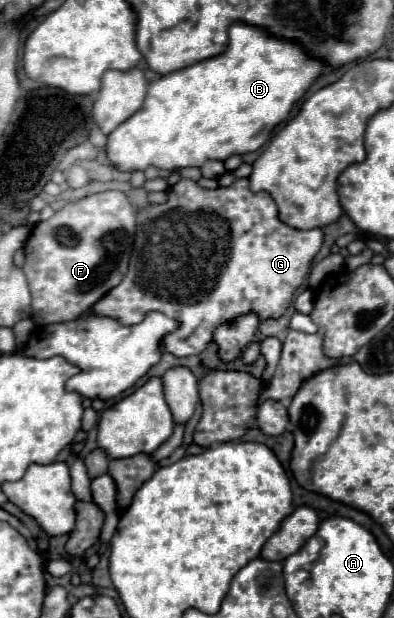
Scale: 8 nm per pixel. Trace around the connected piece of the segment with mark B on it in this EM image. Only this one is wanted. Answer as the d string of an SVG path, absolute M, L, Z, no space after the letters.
M237 22L229 28L229 46L223 54L161 76L149 84L143 108L107 136L107 160L121 172L143 172L149 166L175 170L201 166L205 160L223 162L233 154L243 156L255 152L267 142L271 130L289 116L293 104L307 92L323 68L323 62L311 60L297 44L273 38L261 28Z

